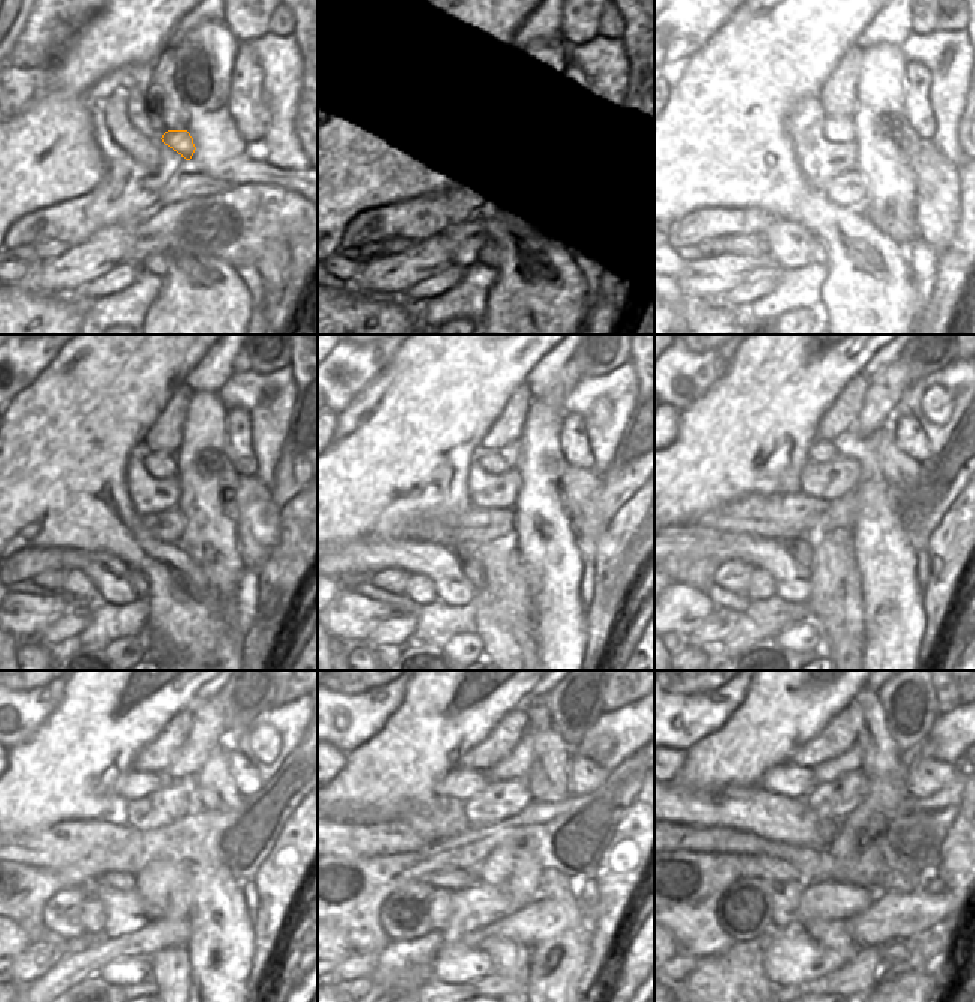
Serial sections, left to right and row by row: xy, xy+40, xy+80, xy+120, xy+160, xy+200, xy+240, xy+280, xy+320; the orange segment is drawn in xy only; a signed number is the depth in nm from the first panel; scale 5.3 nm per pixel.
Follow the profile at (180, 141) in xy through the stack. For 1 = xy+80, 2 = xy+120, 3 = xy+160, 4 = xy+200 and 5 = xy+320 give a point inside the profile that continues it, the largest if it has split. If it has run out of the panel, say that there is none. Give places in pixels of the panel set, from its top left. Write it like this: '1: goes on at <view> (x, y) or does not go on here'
1: goes on at xy+80 (836, 129)
2: goes on at xy+120 (159, 465)
3: goes on at xy+160 (492, 462)
4: goes on at xy+200 (821, 450)
5: goes on at xy+320 (786, 780)

